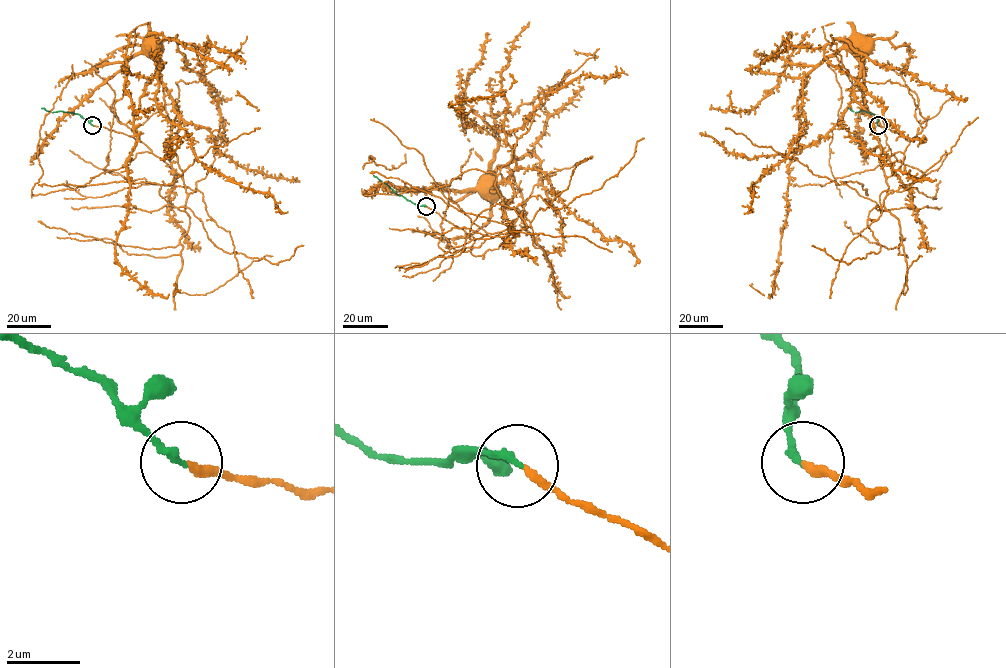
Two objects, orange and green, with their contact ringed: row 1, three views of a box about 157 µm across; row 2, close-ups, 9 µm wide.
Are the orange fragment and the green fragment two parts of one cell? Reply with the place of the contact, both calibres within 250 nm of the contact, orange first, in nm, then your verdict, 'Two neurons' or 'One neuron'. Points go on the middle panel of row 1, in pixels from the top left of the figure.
Place: (426, 206). Thickness 220 nm (orange) against 200 nm. One neuron

